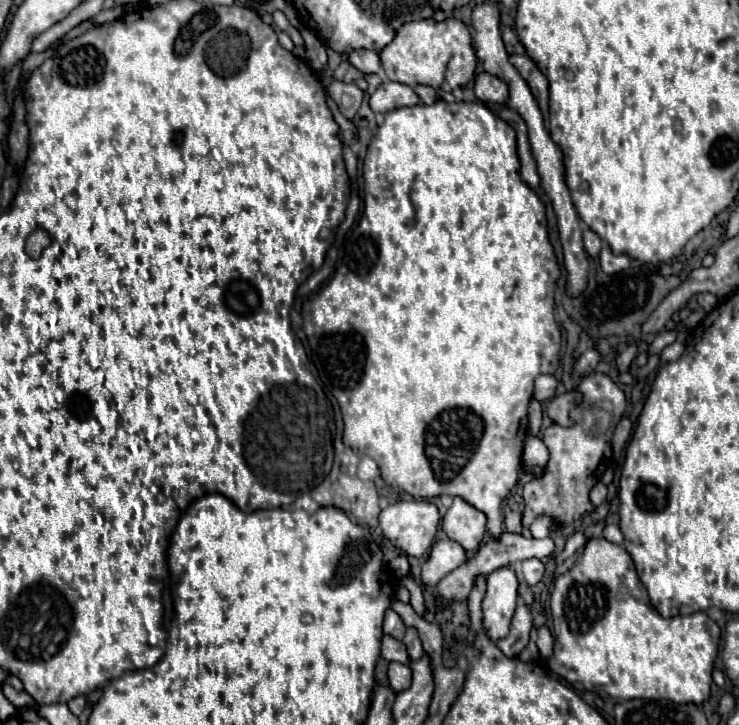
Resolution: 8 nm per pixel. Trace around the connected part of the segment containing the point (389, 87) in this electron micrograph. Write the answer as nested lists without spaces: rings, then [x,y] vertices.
[[[394,81],[380,85],[370,97],[370,109],[374,113],[388,113],[416,103],[420,103],[420,97],[408,85],[394,83]]]

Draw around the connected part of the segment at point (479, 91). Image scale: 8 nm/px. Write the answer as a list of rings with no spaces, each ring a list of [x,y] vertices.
[[[480,73],[476,75],[476,85],[474,85],[474,93],[480,101],[484,103],[498,103],[504,105],[508,101],[508,85],[490,75],[490,73]]]

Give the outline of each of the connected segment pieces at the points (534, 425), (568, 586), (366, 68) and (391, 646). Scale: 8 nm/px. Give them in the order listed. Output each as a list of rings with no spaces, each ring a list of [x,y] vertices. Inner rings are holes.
[[[532,399],[530,401],[530,407],[528,407],[528,419],[530,419],[530,435],[538,435],[538,431],[540,431],[540,425],[542,425],[542,405],[536,401],[536,399]]]
[[[592,537],[574,567],[556,579],[550,611],[556,647],[548,665],[574,689],[604,689],[618,699],[662,697],[696,705],[710,697],[720,627],[704,611],[670,619],[658,615],[624,547]],[[626,583],[634,583],[634,597],[622,599]]]
[[[352,51],[348,55],[348,59],[364,75],[378,73],[378,69],[380,69],[380,55],[374,53],[374,51]]]
[[[384,635],[382,639],[382,655],[388,659],[388,661],[398,661],[402,665],[408,665],[410,663],[410,657],[406,653],[406,647],[402,641],[390,637],[390,635]]]

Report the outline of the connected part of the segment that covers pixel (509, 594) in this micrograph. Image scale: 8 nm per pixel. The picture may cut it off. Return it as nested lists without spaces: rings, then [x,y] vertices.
[[[500,567],[486,579],[488,591],[482,601],[484,611],[484,627],[490,639],[502,639],[508,635],[510,621],[518,601],[518,575],[512,567]]]

